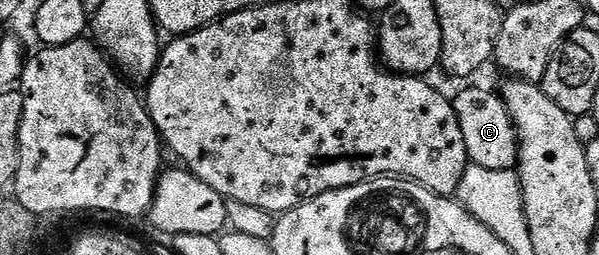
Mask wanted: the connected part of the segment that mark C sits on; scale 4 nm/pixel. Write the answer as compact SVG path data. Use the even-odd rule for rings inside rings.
M464 86L453 95L457 121L465 137L468 160L481 169L515 171L519 166L519 134L502 94Z

